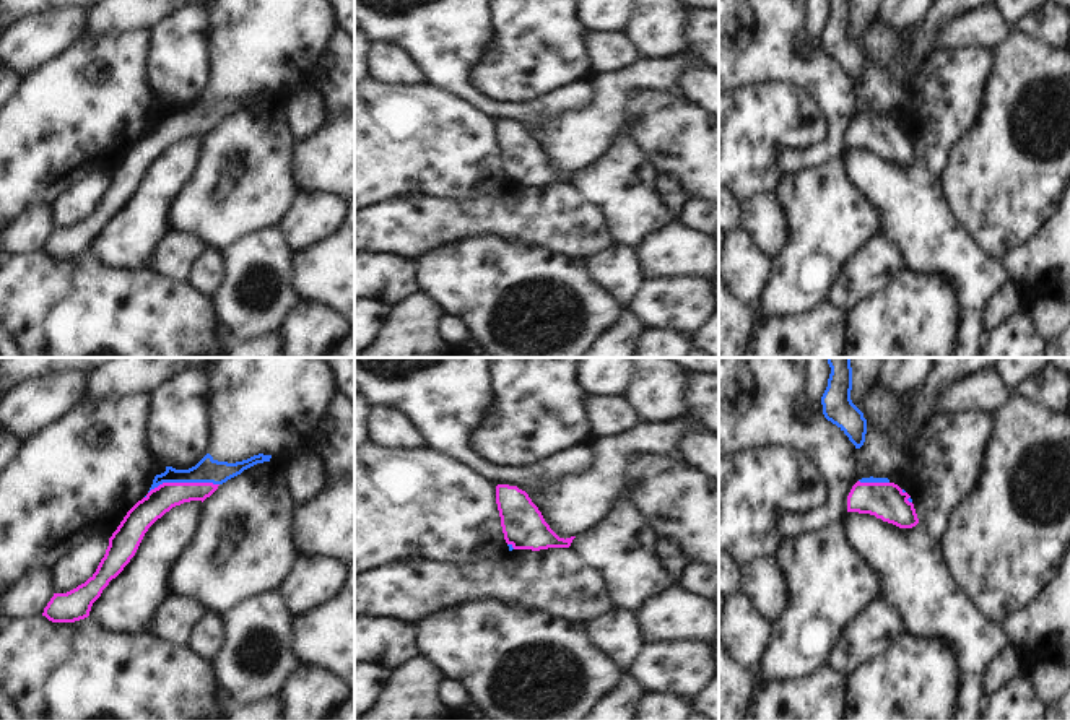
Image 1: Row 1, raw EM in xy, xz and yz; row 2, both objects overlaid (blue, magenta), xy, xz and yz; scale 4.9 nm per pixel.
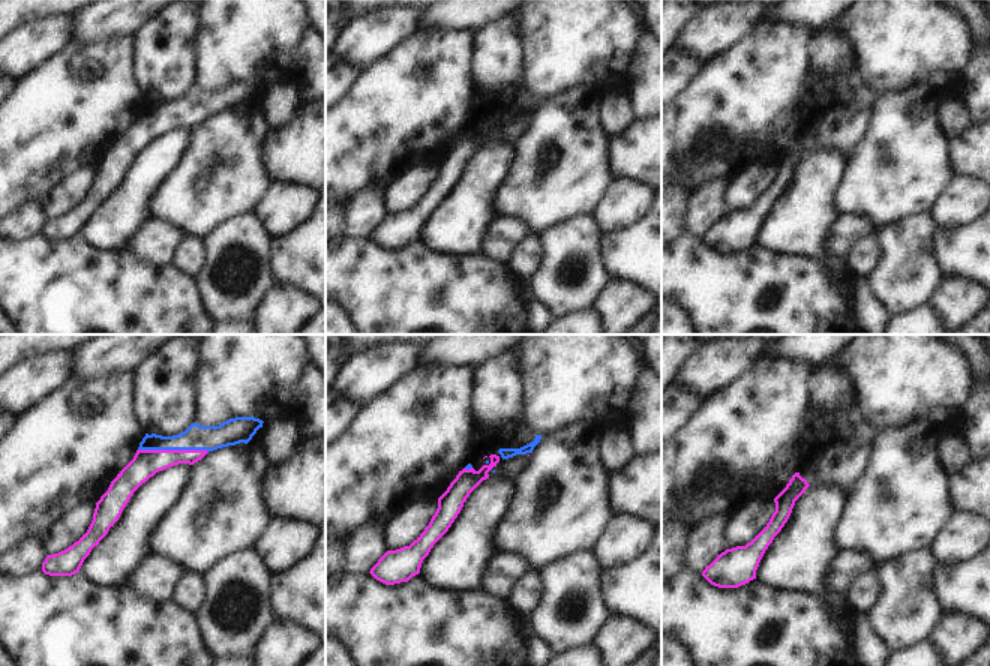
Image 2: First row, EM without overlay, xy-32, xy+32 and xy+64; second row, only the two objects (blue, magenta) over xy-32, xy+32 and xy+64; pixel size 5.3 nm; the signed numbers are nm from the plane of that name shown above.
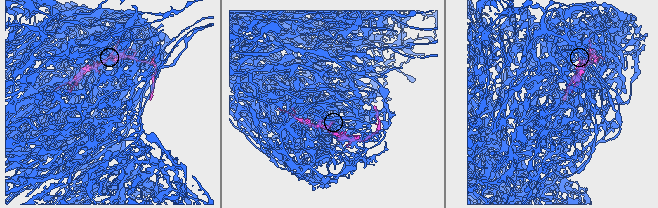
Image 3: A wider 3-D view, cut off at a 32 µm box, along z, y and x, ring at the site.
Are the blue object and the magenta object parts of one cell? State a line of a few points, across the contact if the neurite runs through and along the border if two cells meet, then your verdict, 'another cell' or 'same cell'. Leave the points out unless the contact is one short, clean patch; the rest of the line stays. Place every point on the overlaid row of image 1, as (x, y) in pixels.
same cell

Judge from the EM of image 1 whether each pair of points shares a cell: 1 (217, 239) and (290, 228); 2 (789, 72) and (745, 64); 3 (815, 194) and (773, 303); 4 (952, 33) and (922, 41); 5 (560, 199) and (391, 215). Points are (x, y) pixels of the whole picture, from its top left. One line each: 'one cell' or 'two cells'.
1: two cells
2: one cell
3: one cell
4: two cells
5: one cell

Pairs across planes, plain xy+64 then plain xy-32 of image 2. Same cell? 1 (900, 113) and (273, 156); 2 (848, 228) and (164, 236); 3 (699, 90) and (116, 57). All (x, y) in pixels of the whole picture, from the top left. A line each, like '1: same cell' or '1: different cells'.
1: different cells
2: same cell
3: same cell

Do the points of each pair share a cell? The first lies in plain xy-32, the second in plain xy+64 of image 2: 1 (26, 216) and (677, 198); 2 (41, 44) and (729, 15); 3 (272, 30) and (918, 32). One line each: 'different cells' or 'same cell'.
1: different cells
2: same cell
3: same cell

